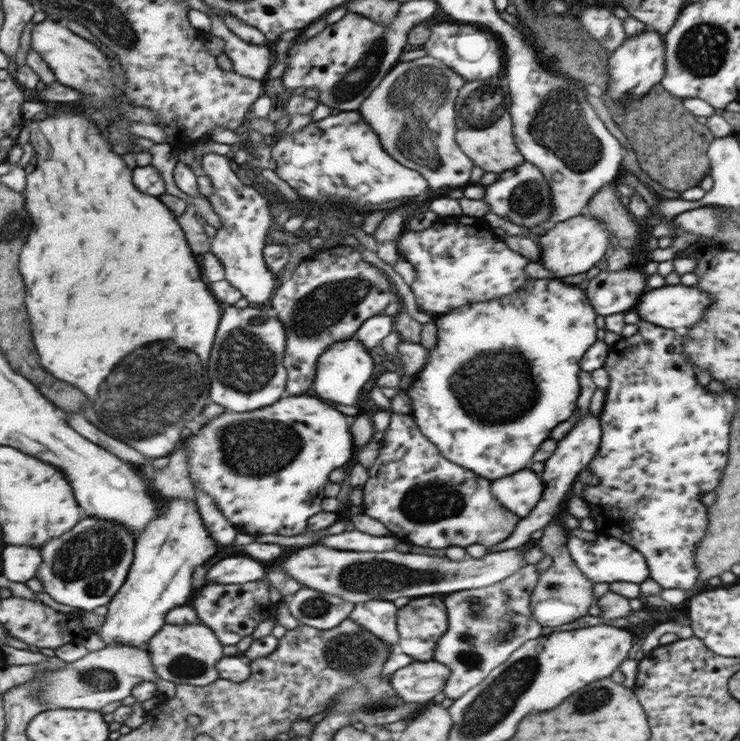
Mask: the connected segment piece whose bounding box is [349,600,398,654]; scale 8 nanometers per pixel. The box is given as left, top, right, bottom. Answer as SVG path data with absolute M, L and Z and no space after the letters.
M375 600L354 605L349 618L365 630L373 632L383 644L389 644L391 654L395 653L398 644L398 634L395 624L397 608L392 601Z

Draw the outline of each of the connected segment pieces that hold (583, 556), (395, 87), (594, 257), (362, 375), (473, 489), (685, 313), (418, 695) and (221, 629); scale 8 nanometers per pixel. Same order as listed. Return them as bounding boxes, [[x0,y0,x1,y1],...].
[[566,534,648,585],[356,56,473,190],[537,215,609,279],[315,337,373,406],[361,412,519,550],[637,283,711,331],[389,660,449,702],[191,581,277,645]]

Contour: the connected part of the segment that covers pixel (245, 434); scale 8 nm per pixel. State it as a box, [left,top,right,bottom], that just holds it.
[182,396,353,536]

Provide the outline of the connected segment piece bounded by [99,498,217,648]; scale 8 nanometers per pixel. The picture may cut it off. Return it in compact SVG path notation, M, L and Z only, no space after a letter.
M164 498L159 506L160 516L156 517L146 529L139 540L137 540L134 564L131 574L127 577L125 584L114 599L107 606L106 621L99 632L101 639L109 646L113 644L129 644L135 648L145 646L151 637L157 633L163 624L166 624L166 613L181 606L189 600L191 594L191 572L195 564L203 564L209 556L215 554L215 544L209 538L209 534L201 526L201 516L193 500L181 500L181 498Z

